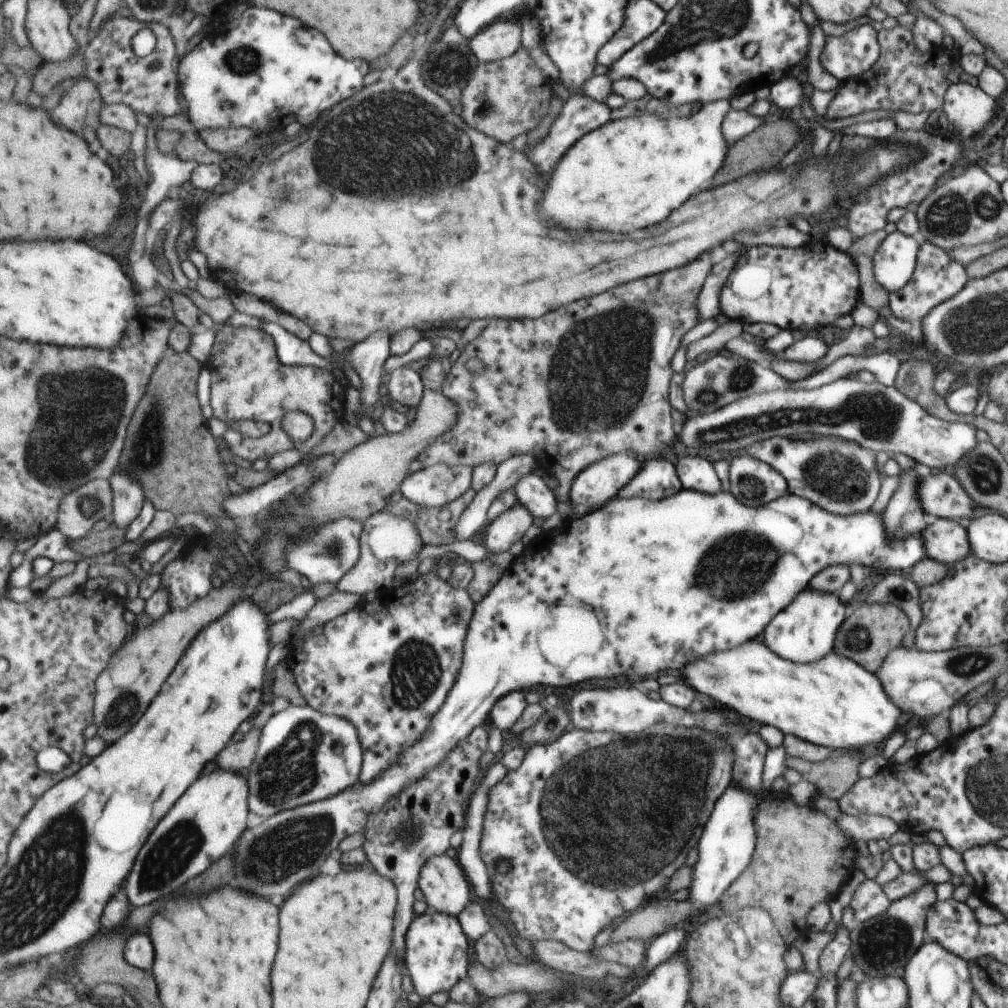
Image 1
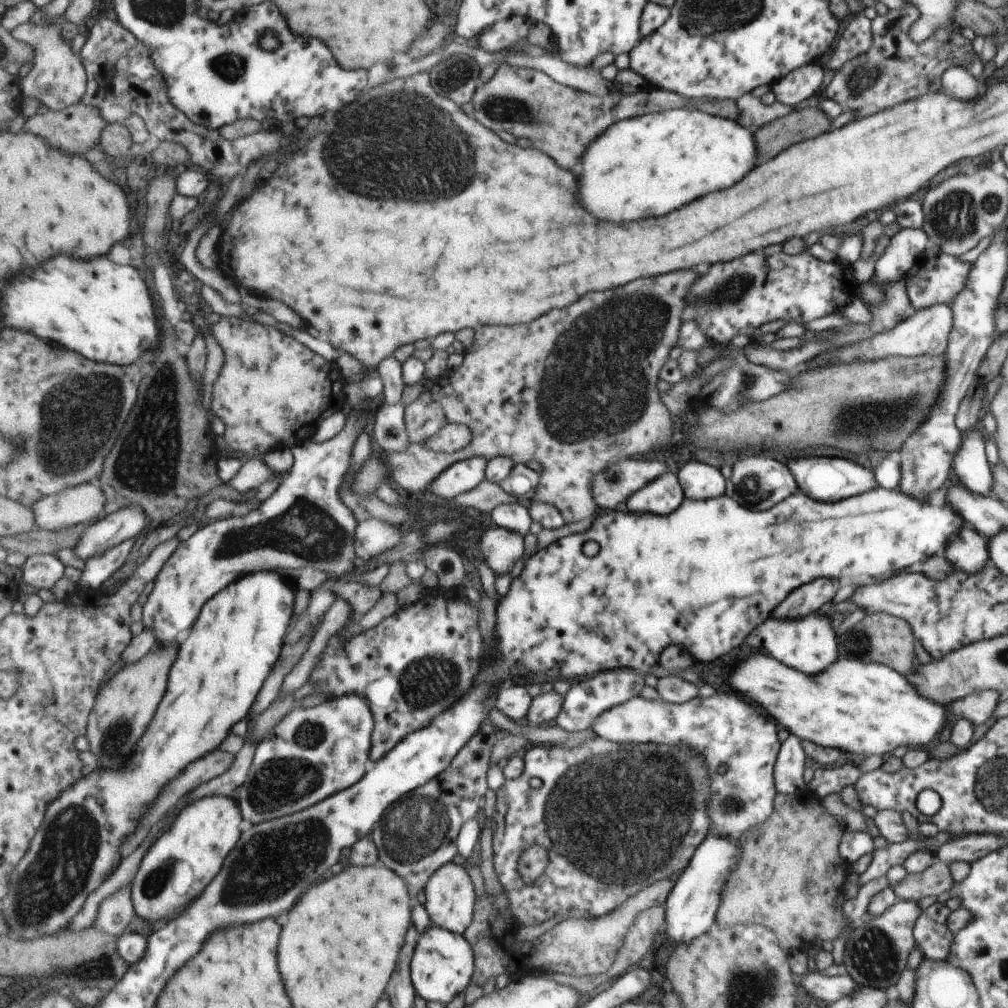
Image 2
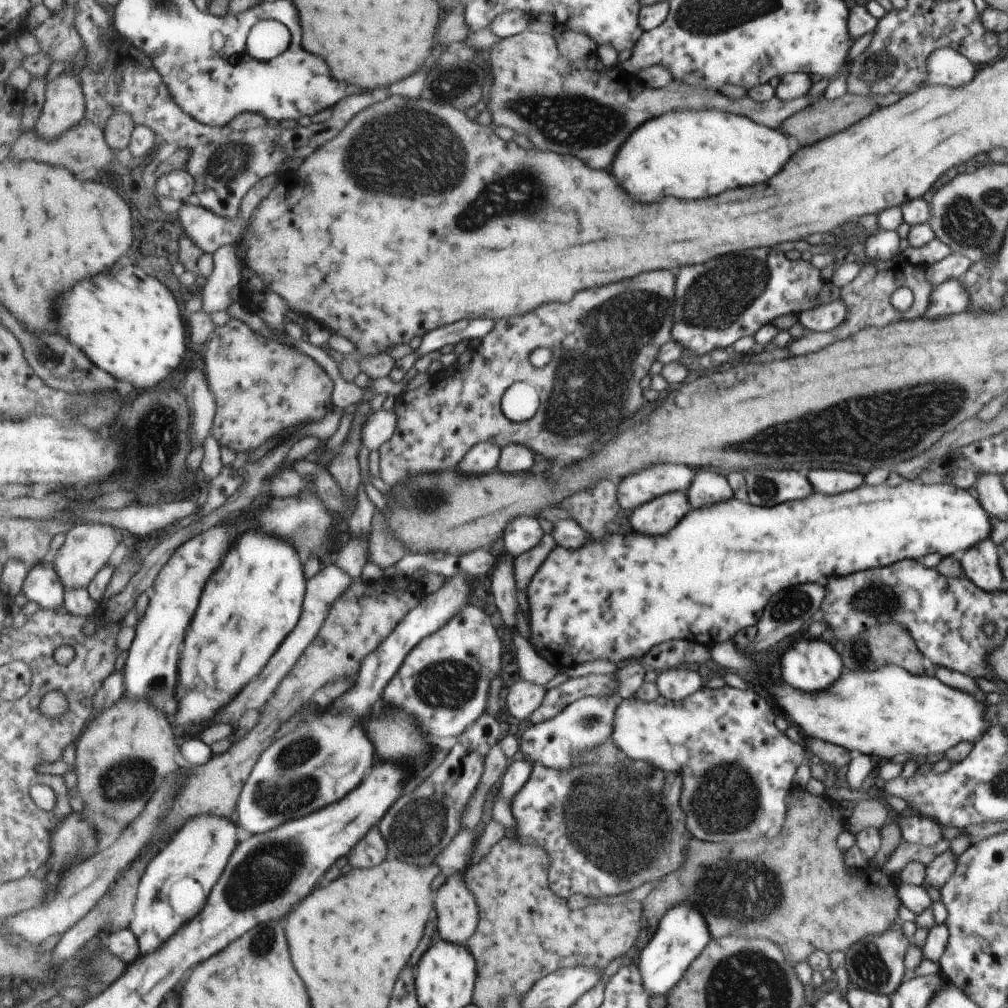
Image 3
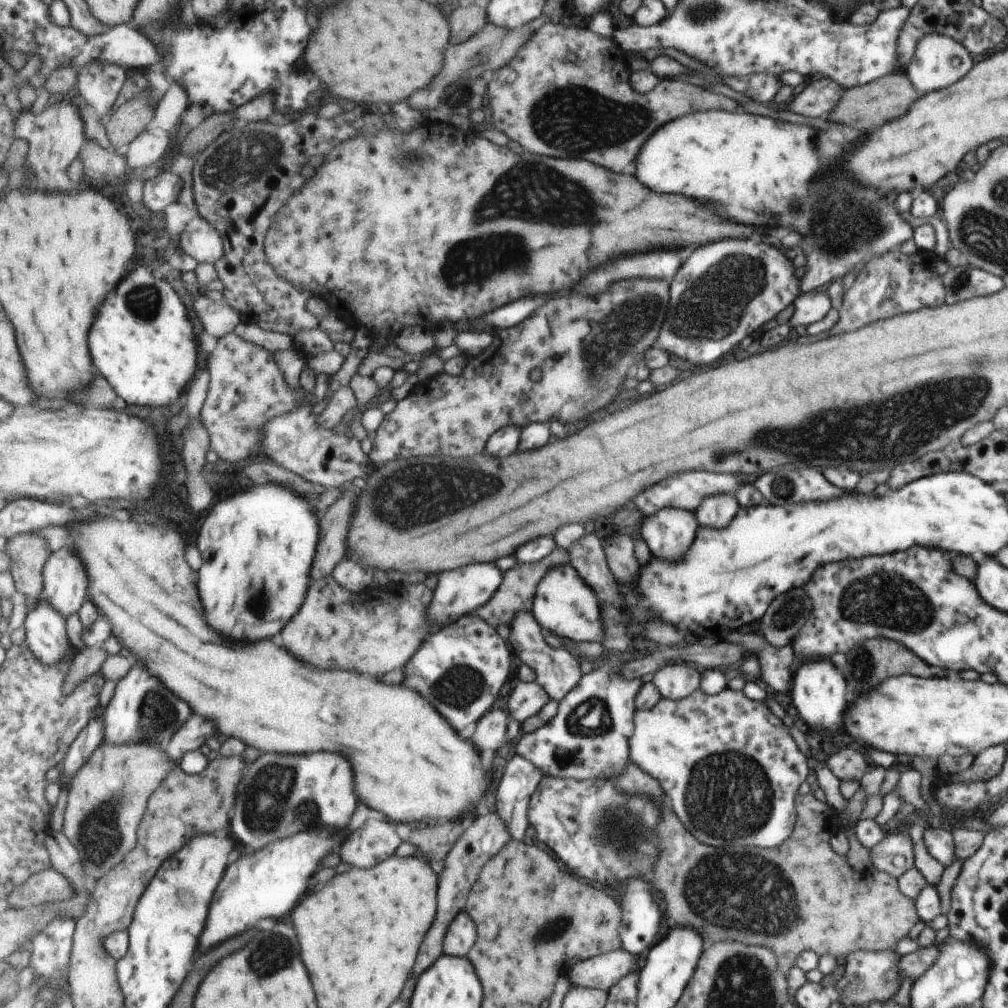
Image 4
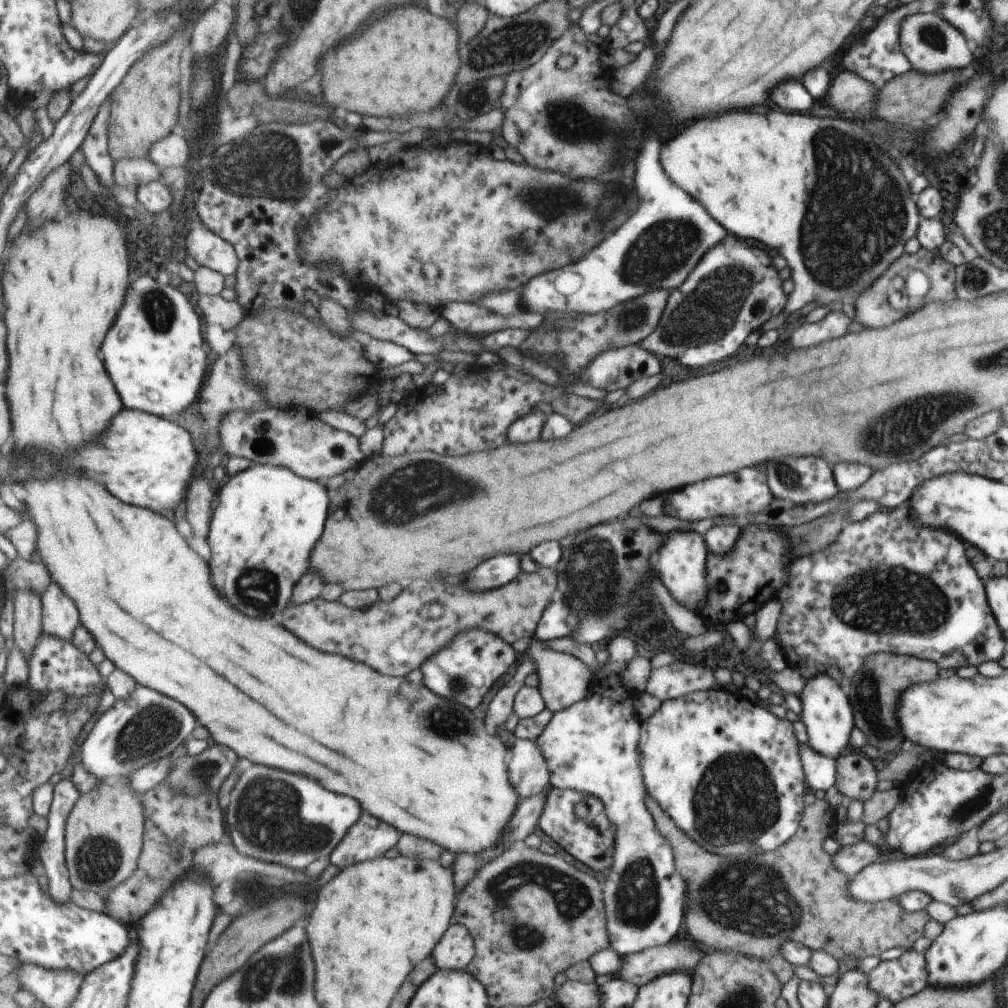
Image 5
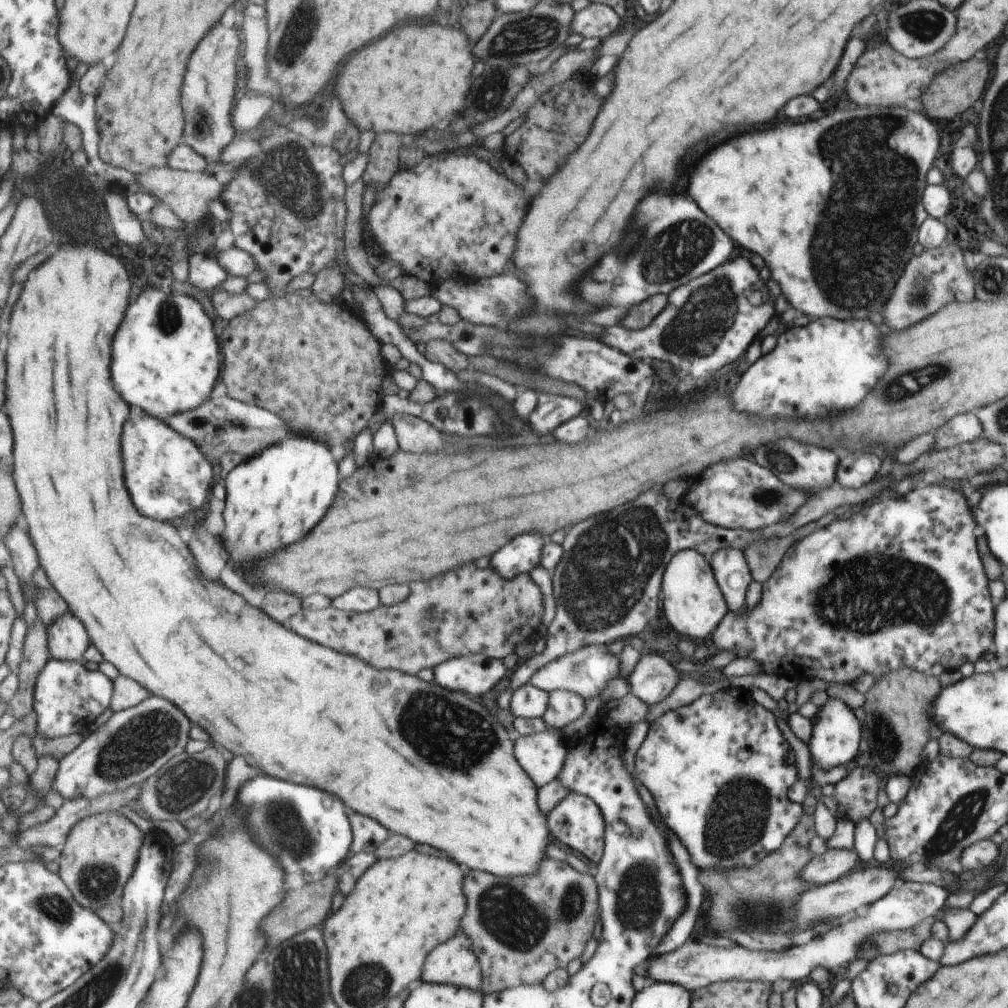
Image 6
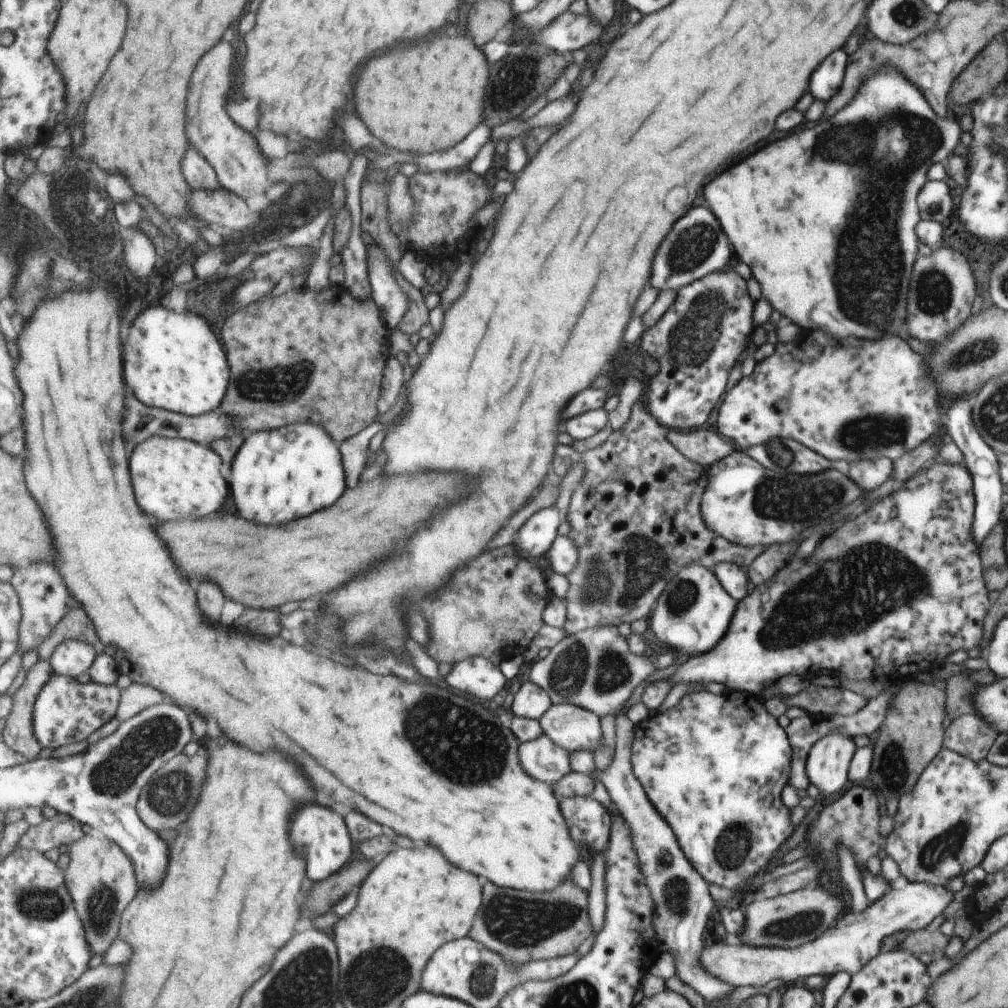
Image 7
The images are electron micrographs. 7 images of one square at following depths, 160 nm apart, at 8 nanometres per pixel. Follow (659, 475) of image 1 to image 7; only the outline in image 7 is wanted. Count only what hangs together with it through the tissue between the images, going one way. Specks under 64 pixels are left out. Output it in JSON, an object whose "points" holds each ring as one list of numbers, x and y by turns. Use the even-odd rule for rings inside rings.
{"points":[[696,564,685,565,668,580,647,624,659,641,692,657,709,652,715,642,725,638,737,604,712,571]]}

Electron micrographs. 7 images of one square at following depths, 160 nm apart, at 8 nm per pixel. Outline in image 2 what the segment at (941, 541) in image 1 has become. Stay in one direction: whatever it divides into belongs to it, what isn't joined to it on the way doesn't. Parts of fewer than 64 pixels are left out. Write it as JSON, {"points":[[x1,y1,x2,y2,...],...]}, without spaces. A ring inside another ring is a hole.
{"points":[[964,523,951,544,945,558,955,569,975,574,988,561,986,542,971,525]]}

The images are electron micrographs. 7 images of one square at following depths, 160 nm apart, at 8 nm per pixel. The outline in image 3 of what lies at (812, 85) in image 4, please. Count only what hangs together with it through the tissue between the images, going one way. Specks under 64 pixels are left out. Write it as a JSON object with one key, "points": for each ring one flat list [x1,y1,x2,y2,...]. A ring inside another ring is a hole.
{"points":[[530,31,522,32,514,37,499,39,492,46,490,52,491,68,493,70,493,82,490,89,490,103,488,109,492,115,494,126,508,126,517,134,523,134,531,138,531,142,541,150,553,150,559,154,569,154,575,158,581,158,581,162,589,162,595,170,603,170,609,166,613,152,617,146,627,138,627,134,639,126,641,122,655,118,667,110,681,110,681,108,715,108,715,110,741,115,745,118,753,118,753,122,761,122,761,126,773,129,779,128,781,121,792,114,799,113,813,104,803,97,792,101,782,101,775,96,767,102,757,104,747,98,743,100,729,100,719,92,713,90,695,90,693,86,683,86,679,82,671,82,661,90,649,90,643,88,637,94,633,94,633,86,639,84,635,76,613,67,603,67,601,58,596,53,589,57,581,58,571,63,559,50,557,41,552,34,542,34]]}

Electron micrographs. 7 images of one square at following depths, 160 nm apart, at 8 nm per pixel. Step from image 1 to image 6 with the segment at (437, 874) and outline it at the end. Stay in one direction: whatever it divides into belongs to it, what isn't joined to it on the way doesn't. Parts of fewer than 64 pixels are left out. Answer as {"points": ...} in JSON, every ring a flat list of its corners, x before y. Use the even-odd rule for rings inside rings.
{"points":[[466,932,457,933,437,950,432,950,424,966,421,981,454,984,460,987,484,988,480,957]]}

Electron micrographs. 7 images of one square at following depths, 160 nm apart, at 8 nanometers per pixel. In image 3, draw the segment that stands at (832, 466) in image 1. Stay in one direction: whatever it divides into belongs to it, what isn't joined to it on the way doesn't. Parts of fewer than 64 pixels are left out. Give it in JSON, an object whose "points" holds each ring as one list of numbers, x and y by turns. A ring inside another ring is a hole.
{"points":[[809,470,809,482,813,482,815,490,824,495,834,495,860,488,863,476,857,472,845,470]]}

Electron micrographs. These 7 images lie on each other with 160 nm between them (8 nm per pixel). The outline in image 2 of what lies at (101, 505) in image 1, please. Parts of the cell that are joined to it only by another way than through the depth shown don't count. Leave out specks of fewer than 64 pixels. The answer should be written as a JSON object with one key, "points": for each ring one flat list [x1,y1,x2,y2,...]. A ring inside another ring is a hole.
{"points":[[91,482,45,497,31,510,36,518,36,526,43,530,64,531,101,519,107,501,103,487]]}

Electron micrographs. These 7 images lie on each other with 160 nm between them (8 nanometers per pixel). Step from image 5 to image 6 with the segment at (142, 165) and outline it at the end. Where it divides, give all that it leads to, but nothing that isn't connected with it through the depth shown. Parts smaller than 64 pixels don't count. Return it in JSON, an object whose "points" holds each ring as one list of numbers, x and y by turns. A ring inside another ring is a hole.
{"points":[[167,165,166,167,161,167,161,170,146,170,143,174,135,174,135,176,136,180,138,181,138,184,141,185,145,191,148,191,149,193,153,194,153,196,155,196,157,200,160,199,161,201,168,204,174,214,185,223,192,221,199,224,199,222,201,222,201,218,203,218,203,216,205,216,205,214,209,212,209,200,217,199,222,204,224,204,220,200,220,196,225,186,219,183,219,180,215,178,214,174,208,174,205,172,192,173,191,171,174,169,173,167]]}

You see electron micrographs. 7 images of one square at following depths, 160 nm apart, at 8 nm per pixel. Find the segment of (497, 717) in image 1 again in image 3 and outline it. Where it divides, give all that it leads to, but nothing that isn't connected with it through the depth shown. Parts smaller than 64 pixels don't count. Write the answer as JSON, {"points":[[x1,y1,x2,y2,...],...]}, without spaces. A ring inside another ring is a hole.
{"points":[[520,679,508,689,506,706,508,712,519,721,527,720,544,702,547,690,544,686]]}

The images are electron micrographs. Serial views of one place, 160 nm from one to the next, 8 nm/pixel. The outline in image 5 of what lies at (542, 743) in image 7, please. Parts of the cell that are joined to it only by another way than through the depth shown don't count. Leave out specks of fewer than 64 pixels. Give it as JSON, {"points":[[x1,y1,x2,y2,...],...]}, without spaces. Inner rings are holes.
{"points":[[516,739,510,749,511,782,519,790,521,802,541,794,550,784,550,770,535,741]]}

